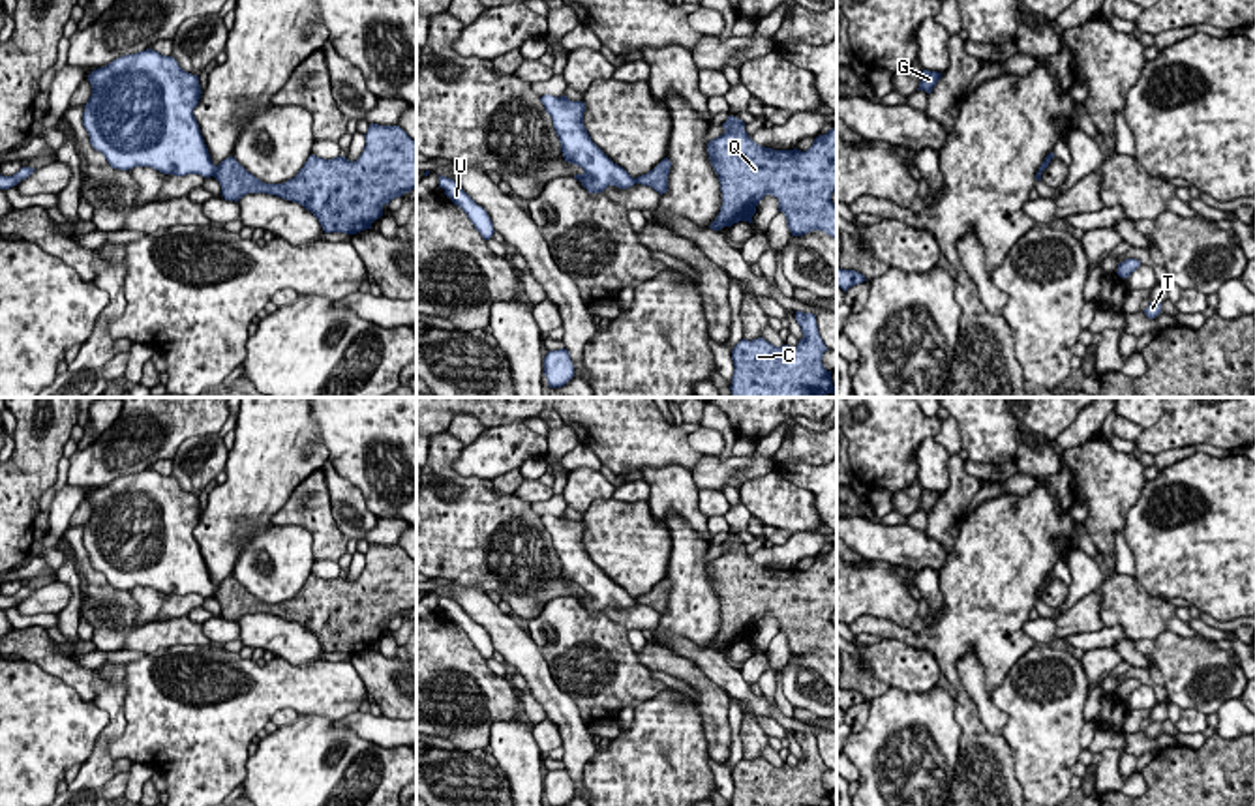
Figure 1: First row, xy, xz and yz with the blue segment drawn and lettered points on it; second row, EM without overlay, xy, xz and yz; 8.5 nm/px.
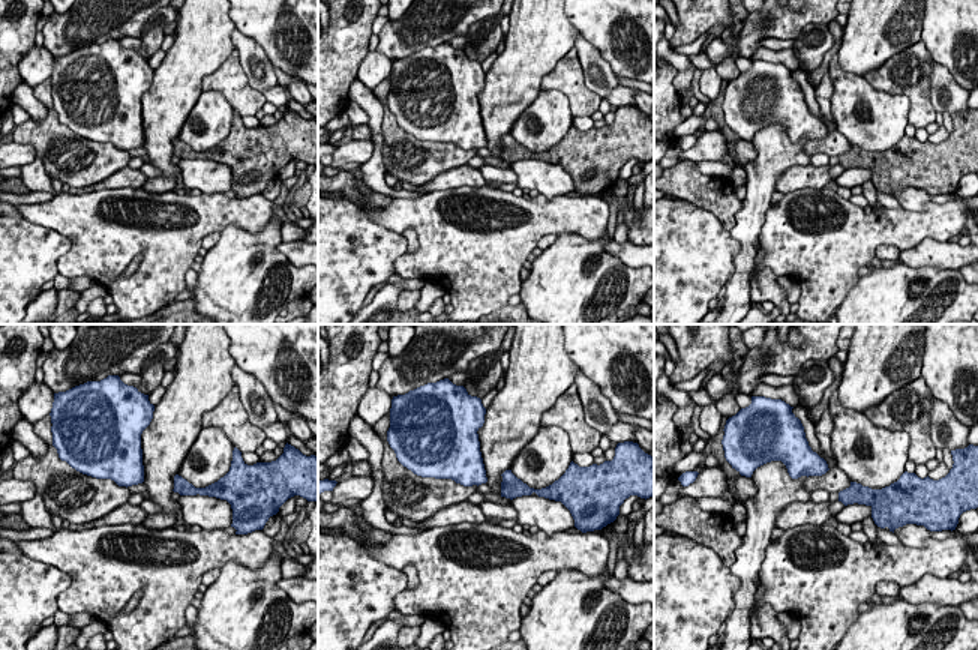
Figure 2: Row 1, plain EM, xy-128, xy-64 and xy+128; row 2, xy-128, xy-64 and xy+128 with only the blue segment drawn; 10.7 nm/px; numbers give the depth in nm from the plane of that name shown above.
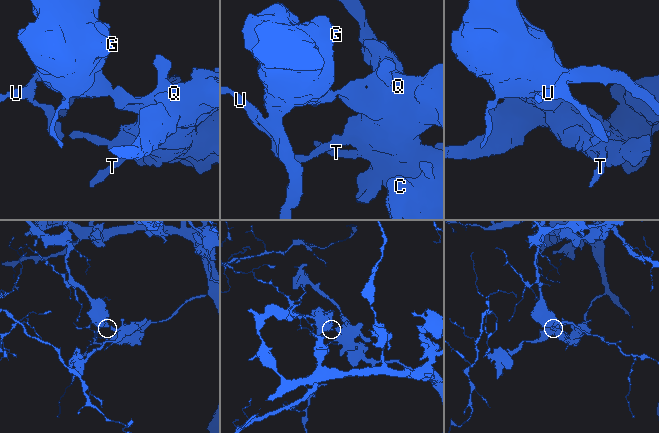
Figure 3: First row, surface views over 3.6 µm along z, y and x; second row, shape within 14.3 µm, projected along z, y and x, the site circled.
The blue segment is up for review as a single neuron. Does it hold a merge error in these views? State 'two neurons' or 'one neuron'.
two neurons

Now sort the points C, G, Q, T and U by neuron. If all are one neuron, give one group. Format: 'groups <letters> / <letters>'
groups C Q T / G U

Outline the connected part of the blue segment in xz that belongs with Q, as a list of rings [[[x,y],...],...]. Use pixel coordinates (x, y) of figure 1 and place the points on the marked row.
[[[728,116],[722,127],[726,131],[707,144],[722,191],[720,212],[709,229],[752,223],[758,202],[773,195],[792,236],[824,231],[837,238],[837,206],[831,201],[837,189],[837,129],[801,152],[756,144],[735,116]]]

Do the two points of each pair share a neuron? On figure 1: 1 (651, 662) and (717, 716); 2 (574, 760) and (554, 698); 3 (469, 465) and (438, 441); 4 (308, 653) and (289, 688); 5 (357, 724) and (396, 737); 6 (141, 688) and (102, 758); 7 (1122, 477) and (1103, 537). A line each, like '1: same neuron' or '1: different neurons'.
1: same neuron
2: same neuron
3: different neurons
4: different neurons
5: same neuron
6: different neurons
7: same neuron

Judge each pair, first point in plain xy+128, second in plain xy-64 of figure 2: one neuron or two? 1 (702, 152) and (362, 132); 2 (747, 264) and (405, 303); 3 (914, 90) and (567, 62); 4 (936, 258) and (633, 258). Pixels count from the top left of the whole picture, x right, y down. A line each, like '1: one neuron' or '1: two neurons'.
1: two neurons
2: two neurons
3: one neuron
4: one neuron

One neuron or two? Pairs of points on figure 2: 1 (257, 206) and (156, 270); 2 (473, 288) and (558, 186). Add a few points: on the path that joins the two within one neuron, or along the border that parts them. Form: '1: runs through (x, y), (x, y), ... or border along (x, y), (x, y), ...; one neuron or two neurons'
1: runs through (231, 210), (212, 213), (180, 245); one neuron
2: border along (539, 192), (546, 197), (566, 195); two neurons

